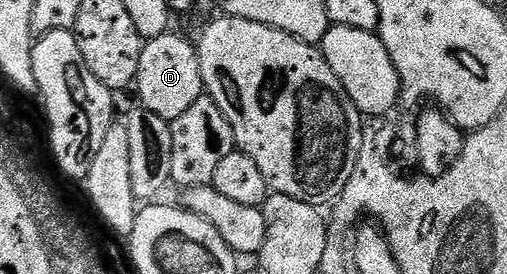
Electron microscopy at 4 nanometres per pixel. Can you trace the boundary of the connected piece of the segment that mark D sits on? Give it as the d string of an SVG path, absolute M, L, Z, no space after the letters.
M174 33L161 34L143 45L136 79L141 109L156 112L156 116L169 123L176 116L188 112L188 108L192 108L192 104L196 104L196 100L204 94L195 43Z

